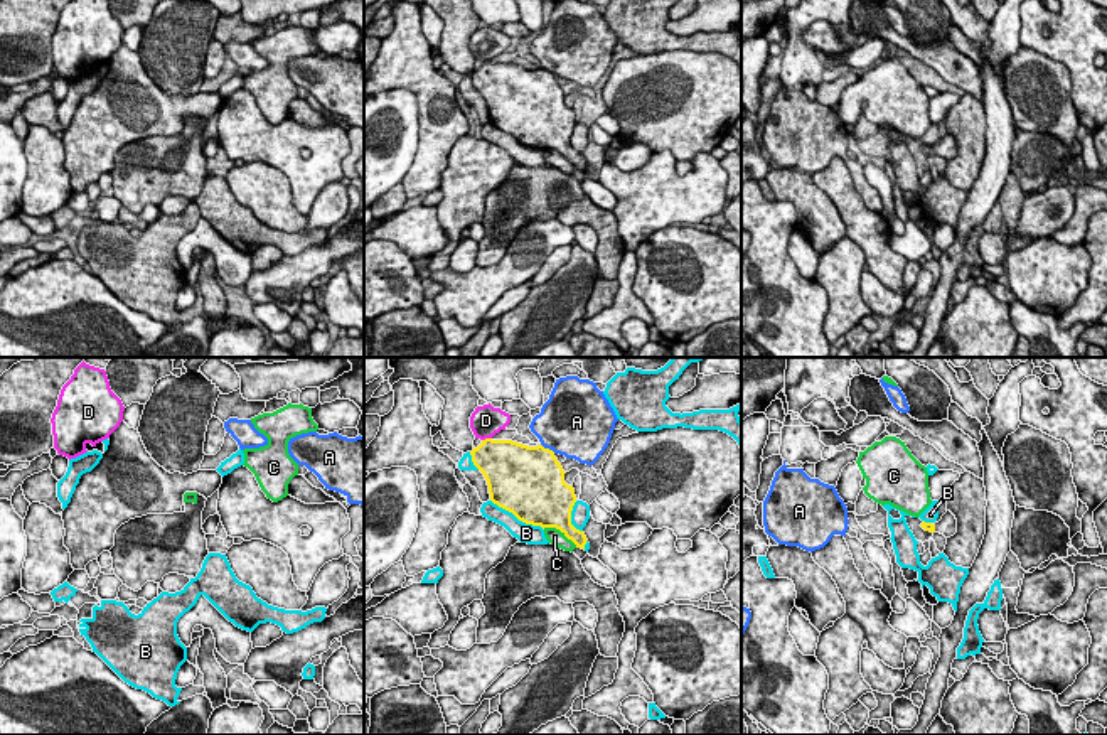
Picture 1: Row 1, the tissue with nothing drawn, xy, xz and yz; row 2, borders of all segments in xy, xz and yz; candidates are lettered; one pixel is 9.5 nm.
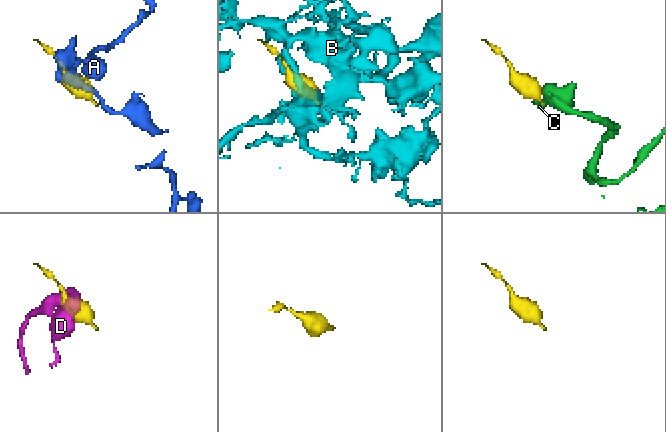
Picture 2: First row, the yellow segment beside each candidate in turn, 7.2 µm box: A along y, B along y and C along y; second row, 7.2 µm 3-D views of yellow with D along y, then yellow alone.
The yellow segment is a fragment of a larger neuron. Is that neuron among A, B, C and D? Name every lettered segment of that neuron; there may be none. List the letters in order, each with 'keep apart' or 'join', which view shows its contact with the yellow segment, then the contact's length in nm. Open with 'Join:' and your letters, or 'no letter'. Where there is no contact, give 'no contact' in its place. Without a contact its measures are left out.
Join: no letter
A: keep apart | xz | 170 nm
B: keep apart | xz | 600 nm
C: keep apart | xz | 380 nm
D: keep apart | xz | 100 nm

